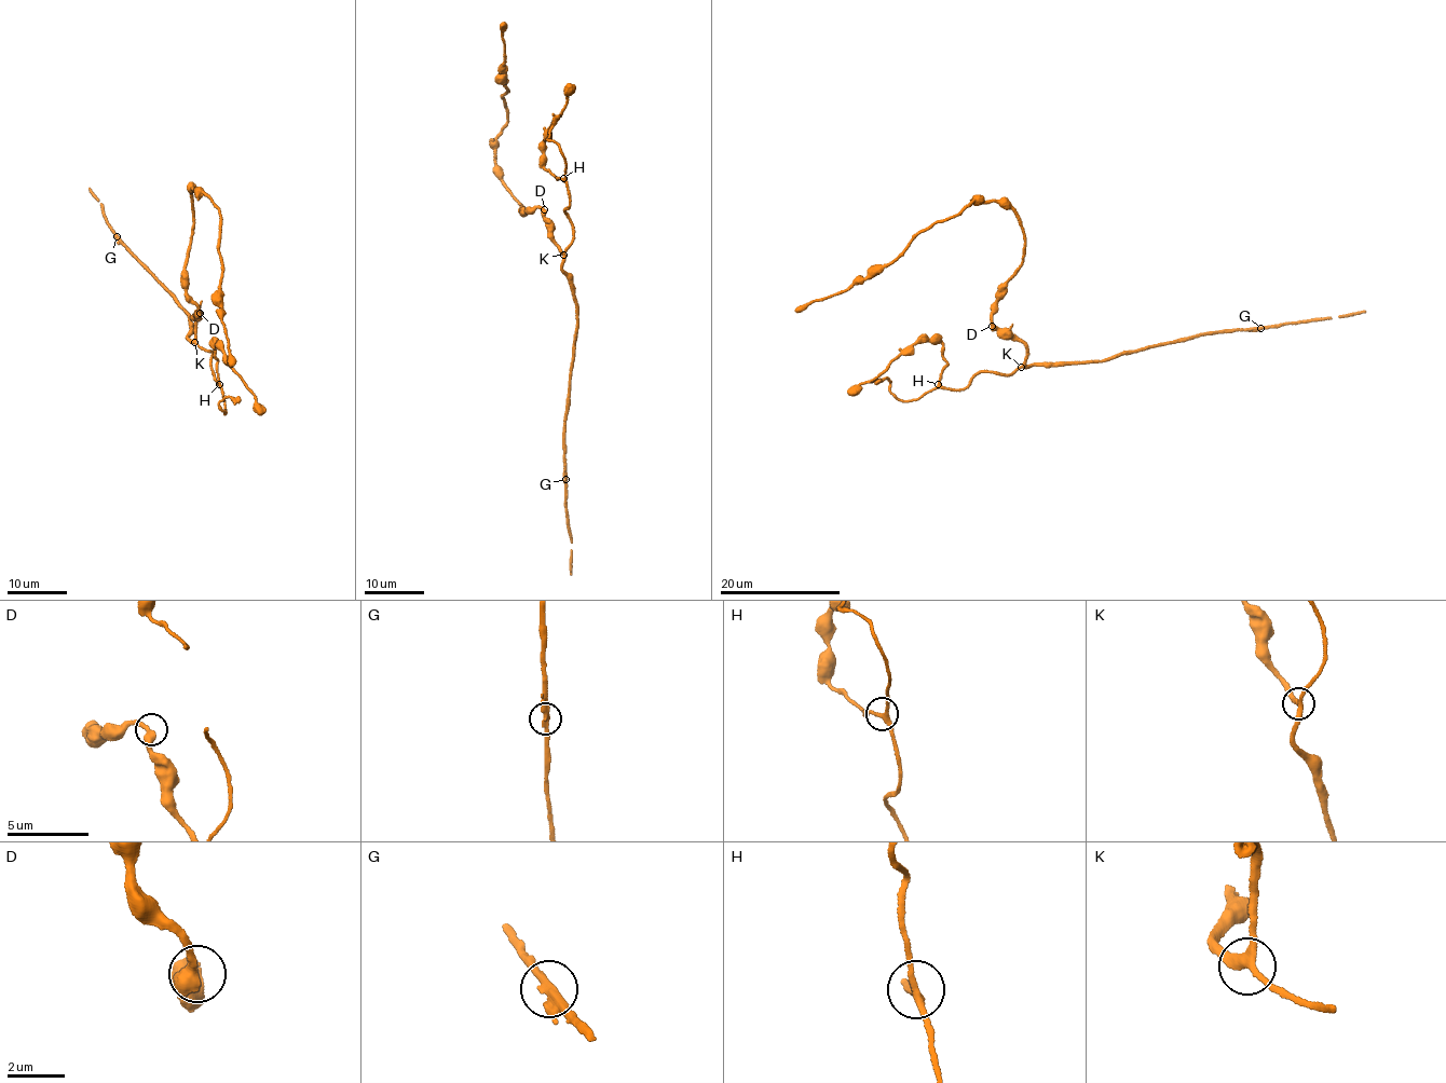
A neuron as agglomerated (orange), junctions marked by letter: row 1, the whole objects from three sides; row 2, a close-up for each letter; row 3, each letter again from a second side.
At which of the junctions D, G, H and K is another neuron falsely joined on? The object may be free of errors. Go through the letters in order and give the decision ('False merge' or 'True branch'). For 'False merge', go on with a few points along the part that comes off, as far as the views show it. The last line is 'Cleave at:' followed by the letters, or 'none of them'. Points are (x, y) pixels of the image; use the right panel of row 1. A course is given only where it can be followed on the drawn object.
D: True branch
G: True branch
H: True branch
K: True branch
Cleave at: none of them

